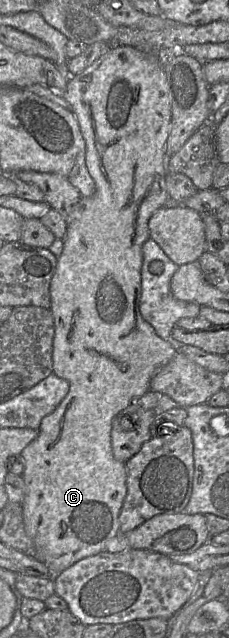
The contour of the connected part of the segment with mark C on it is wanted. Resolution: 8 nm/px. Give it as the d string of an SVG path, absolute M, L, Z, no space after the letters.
M113 45L106 53L81 73L70 76L67 86L61 92L75 114L80 132L85 141L85 164L94 180L95 192L90 197L81 197L70 214L67 231L63 239L63 250L57 258L56 270L51 278L50 311L54 320L54 337L52 344L53 373L69 383L69 391L53 412L46 415L38 428L36 438L21 452L24 459L22 477L25 484L25 497L22 502L23 522L26 534L35 546L35 559L42 562L54 576L72 566L77 561L105 551L106 544L119 531L119 513L127 493L125 463L118 461L112 452L111 429L116 414L126 408L136 398L150 390L150 382L156 372L167 364L176 354L171 342L157 335L154 328L146 322L139 312L141 295L141 267L143 263L142 245L150 239L148 221L155 211L165 206L169 195L165 184L166 161L165 145L171 126L170 88L162 61L158 55L148 54L140 49Z

